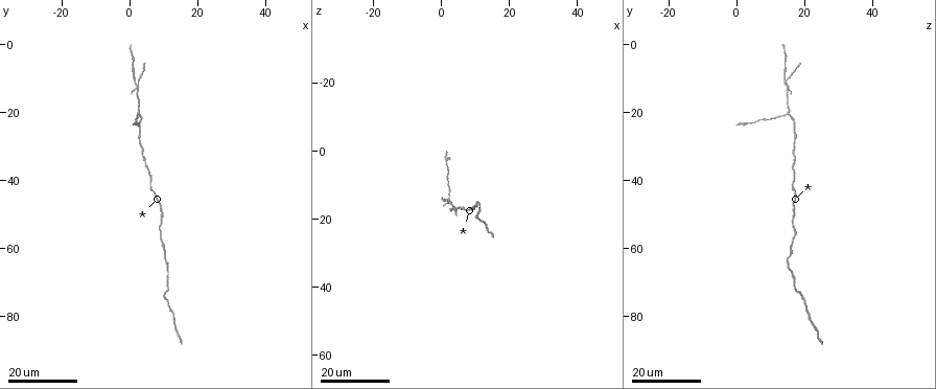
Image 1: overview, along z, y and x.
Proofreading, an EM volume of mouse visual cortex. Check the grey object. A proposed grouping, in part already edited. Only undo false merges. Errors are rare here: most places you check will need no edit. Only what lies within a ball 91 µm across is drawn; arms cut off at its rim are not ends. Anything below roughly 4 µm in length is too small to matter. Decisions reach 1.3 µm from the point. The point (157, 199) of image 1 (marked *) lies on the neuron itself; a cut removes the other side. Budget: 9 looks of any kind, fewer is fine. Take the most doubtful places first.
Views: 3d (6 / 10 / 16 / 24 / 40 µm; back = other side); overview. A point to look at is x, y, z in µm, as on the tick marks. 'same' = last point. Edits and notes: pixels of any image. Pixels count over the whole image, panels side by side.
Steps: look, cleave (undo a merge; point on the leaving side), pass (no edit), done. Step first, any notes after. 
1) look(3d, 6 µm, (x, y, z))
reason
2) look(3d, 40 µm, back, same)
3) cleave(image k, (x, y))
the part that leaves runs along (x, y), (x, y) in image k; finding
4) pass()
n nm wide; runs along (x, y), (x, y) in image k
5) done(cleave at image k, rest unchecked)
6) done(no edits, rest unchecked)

look(3d, 24 µm, (2.0, 12.5, 14.5))
thin arm on a thick one

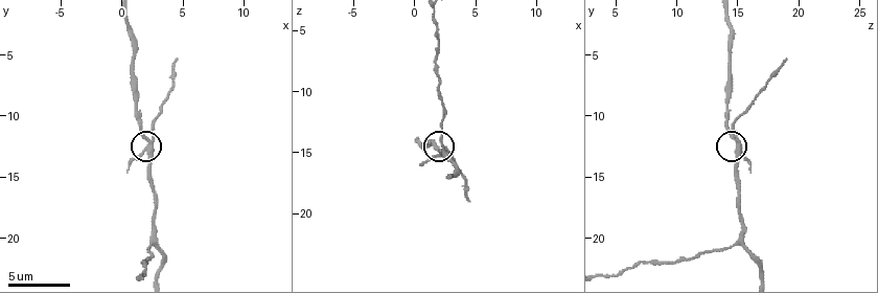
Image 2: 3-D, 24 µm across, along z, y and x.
look(3d, 6 µm, (2.2, 12.0, 15.2))

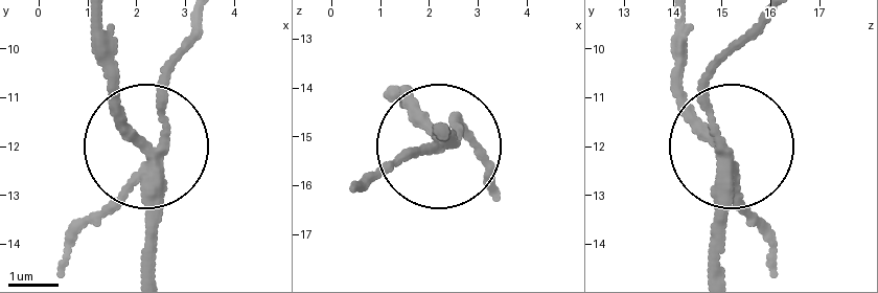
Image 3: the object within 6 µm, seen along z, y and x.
look(3d, 6 µm, back, (2.35, 12.10, 15.05))
other side

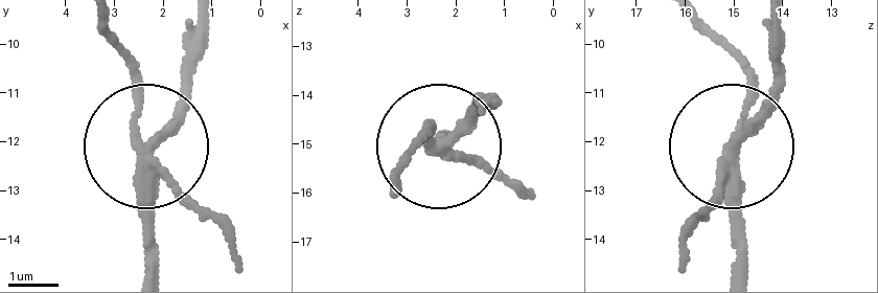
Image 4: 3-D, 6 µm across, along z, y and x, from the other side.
cleave(image 4, (201, 208))
the part that leaves runs along (148, 151), (111, 18) in image 4; two neurons meet here

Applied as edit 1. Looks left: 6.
look(overview)
redraw

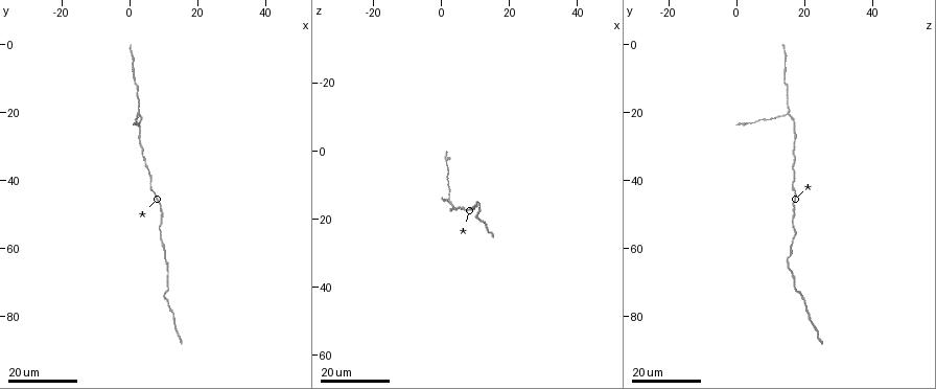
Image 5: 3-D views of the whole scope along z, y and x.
look(3d, 24 µm, (2.0, 19.5, 14.5))
branch point

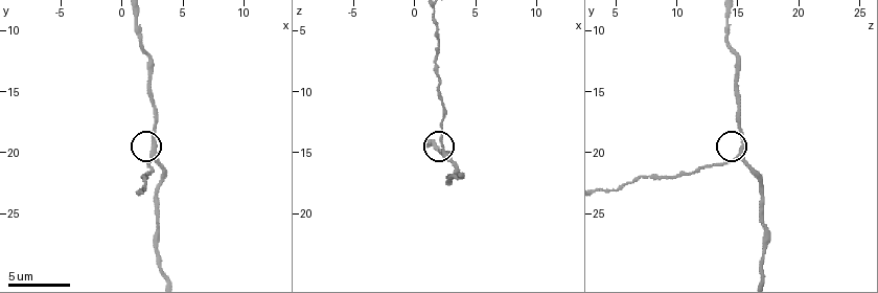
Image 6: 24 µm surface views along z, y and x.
look(3d, 10 µm, (2.6, 20.2, 15.0))

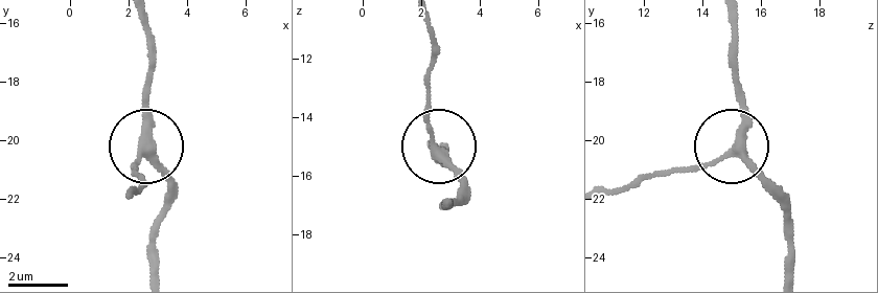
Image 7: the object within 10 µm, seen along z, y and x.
look(3d, 10 µm, back, (2.4, 20.3, 15.1))
from behind

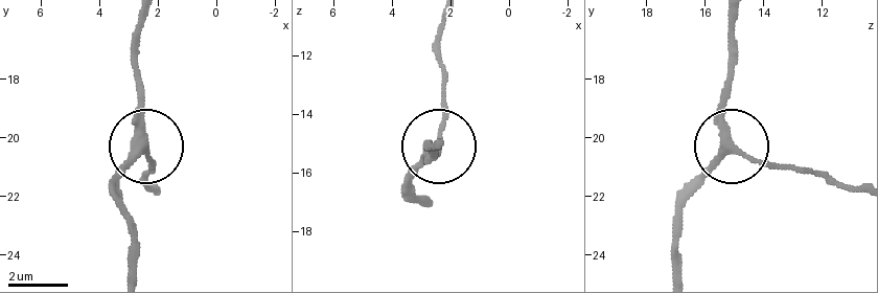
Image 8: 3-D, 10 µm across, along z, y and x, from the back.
pass()
side arm 17 µm; runs along (671, 271), (676, 211), (694, 181), (731, 147), (826, 174) in image 8; continuous, no second neuron

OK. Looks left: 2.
look(3d, 24 µm, (4.0, 35.0, 17.0))
narrows sharply

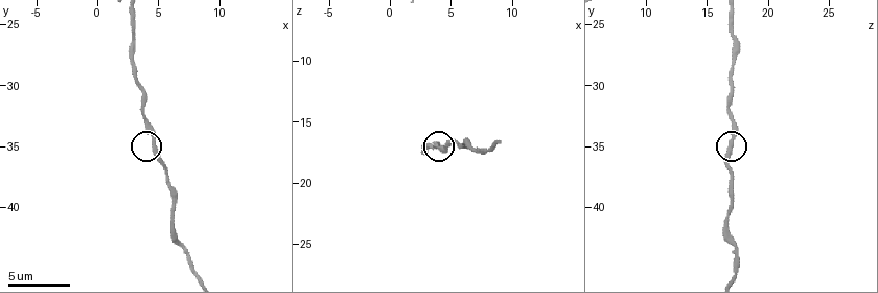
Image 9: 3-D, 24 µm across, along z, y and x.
look(3d, 10 µm, (4.6, 34.6, 17.2))

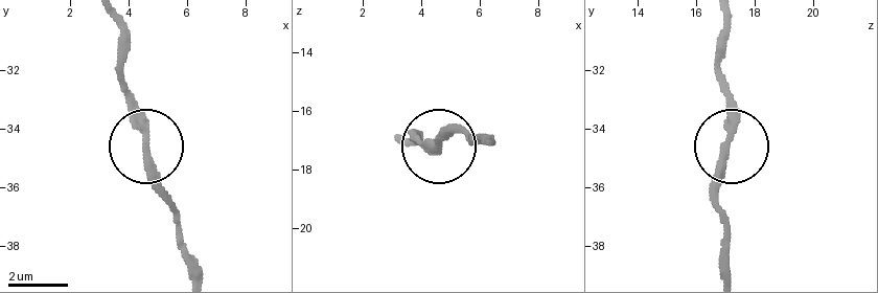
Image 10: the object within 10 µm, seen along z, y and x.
pass()
runs along (722, 272), (715, 182), (730, 144), (730, 99), (722, 50) in image 10; continuous, no second neuron

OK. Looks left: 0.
done(cleave at image 4, rest unchecked)

